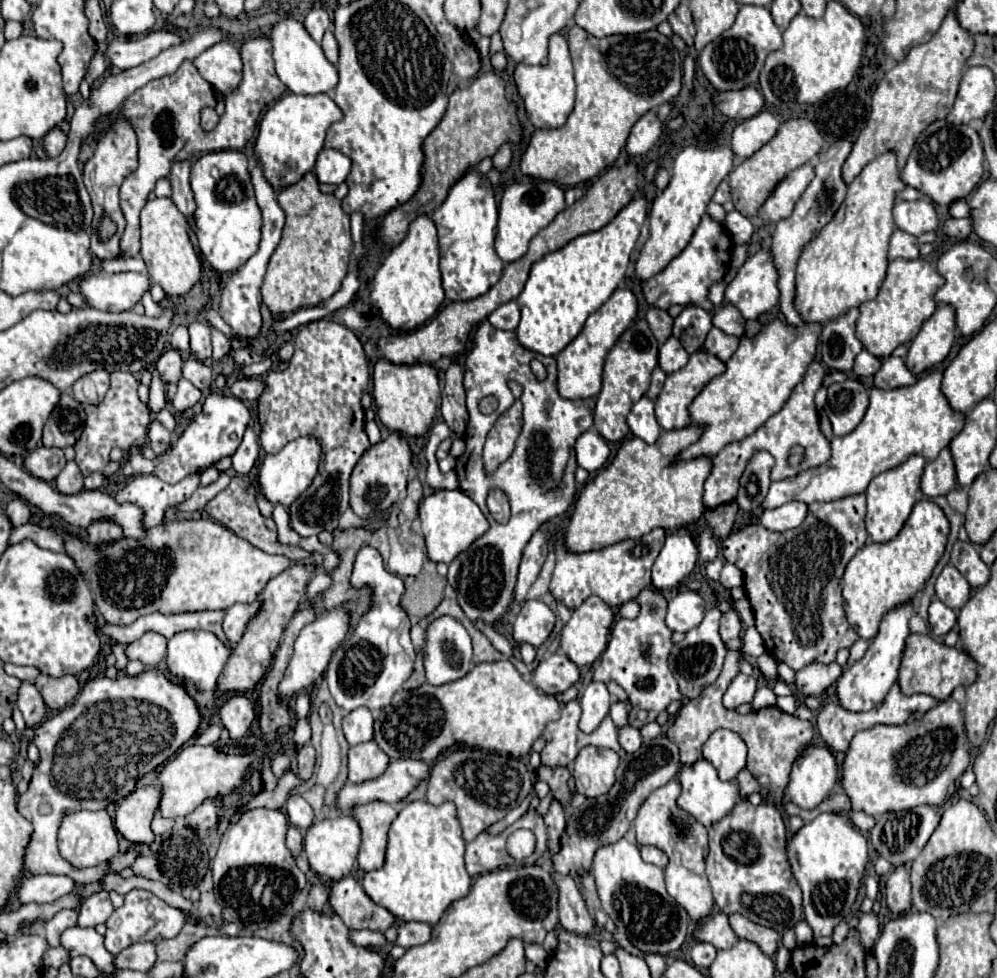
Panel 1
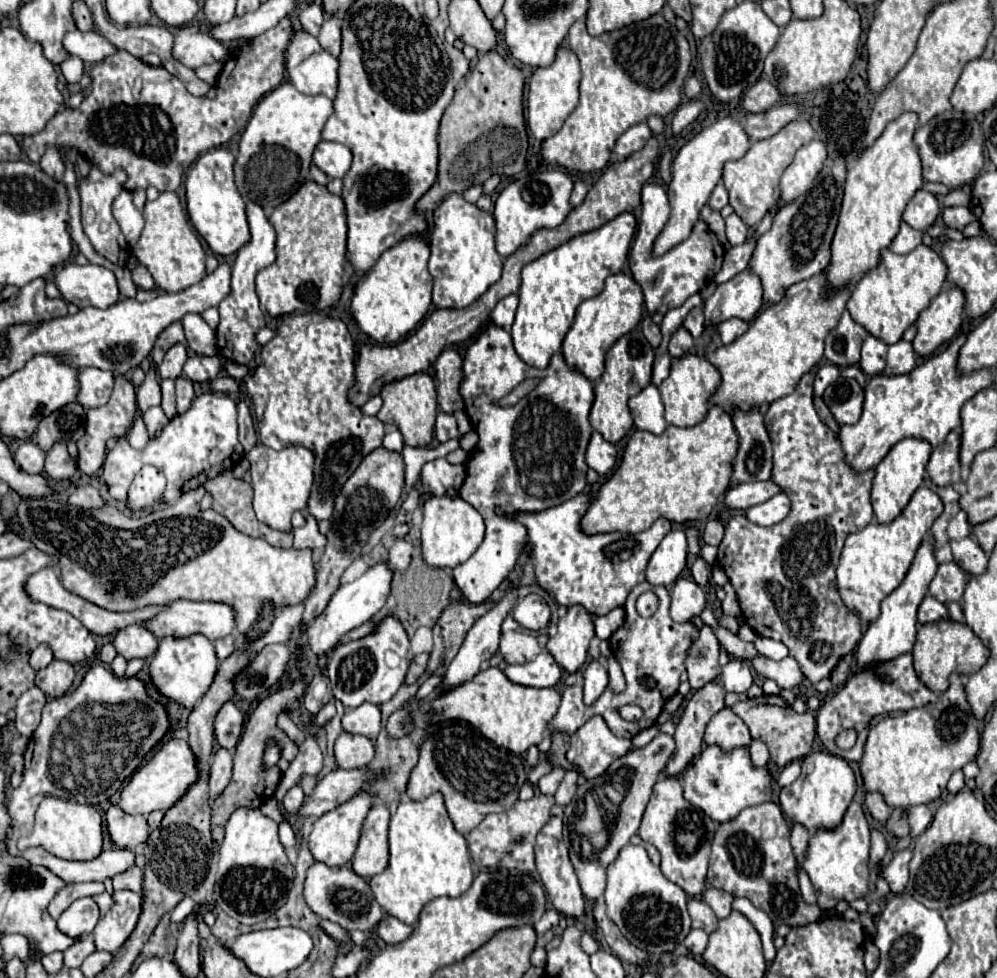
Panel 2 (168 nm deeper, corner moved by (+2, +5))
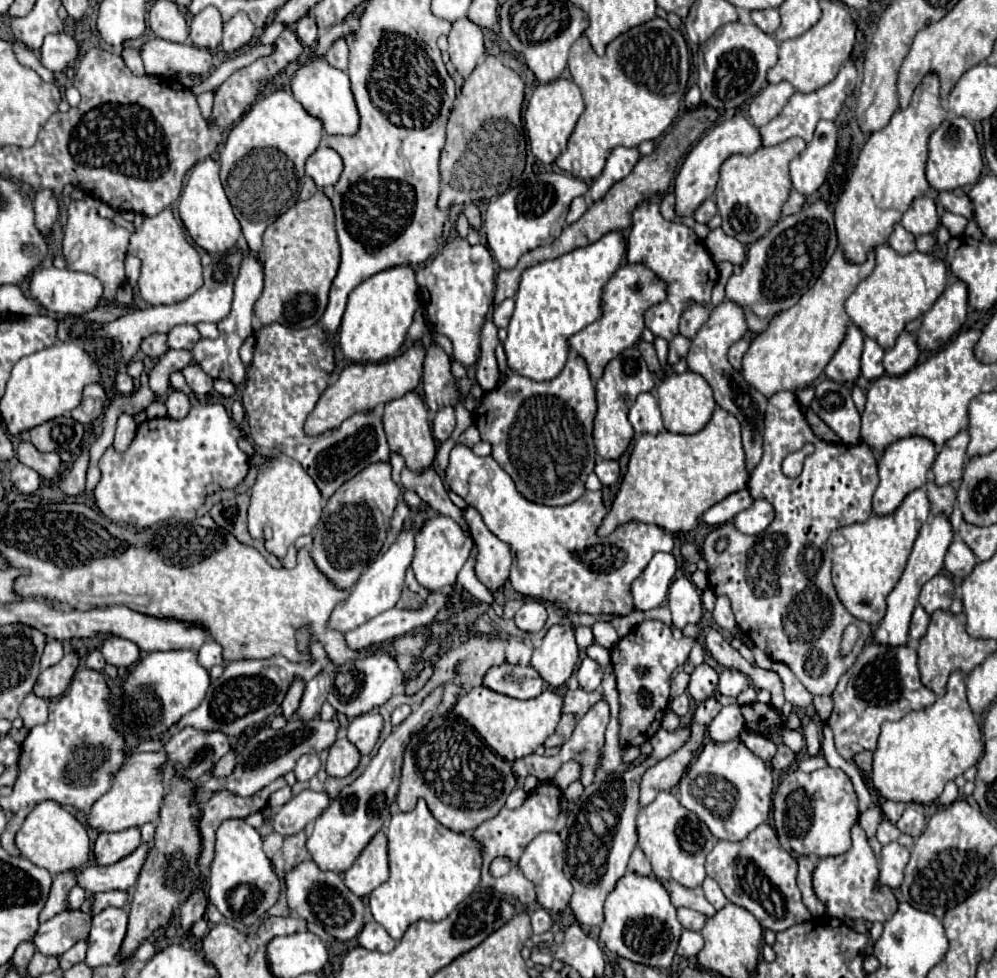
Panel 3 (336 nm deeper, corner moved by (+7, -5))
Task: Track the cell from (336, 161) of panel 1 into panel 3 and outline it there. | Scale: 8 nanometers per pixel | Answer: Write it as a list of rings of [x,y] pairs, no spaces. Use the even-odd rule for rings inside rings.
[[[319,147],[305,165],[305,173],[315,181],[315,185],[327,187],[327,185],[335,185],[339,175],[343,171],[343,161],[339,157],[337,151],[333,151],[331,147]]]

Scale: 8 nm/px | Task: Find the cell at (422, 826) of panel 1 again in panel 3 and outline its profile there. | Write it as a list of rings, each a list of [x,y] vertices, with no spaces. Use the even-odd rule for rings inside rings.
[[[419,799],[417,807],[409,813],[395,813],[387,827],[389,839],[389,879],[369,895],[369,907],[377,923],[381,923],[393,939],[401,939],[407,927],[419,919],[441,921],[445,919],[465,897],[473,893],[481,875],[481,853],[471,833],[453,833],[443,827],[429,811],[427,803]]]

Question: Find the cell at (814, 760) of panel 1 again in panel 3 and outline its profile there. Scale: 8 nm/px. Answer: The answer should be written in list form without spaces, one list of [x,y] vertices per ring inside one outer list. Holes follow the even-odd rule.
[[[823,767],[813,773],[791,771],[775,791],[773,819],[779,841],[797,855],[841,855],[851,847],[849,829],[857,821],[857,795],[851,779],[833,767]]]

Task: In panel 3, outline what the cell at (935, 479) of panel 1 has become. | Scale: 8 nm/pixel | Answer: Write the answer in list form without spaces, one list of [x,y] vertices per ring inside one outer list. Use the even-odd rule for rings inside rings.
[[[961,431],[959,435],[955,435],[953,439],[949,439],[935,463],[933,463],[933,475],[935,475],[935,483],[939,487],[943,485],[949,485],[953,481],[959,481],[961,475],[963,475],[963,463],[965,463],[965,449],[967,449],[967,443],[969,443],[969,433],[967,431]]]

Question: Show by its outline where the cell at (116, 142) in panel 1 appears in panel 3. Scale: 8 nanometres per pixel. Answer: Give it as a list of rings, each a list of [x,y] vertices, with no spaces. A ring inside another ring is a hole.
[[[91,195],[79,201],[71,201],[71,205],[67,207],[63,257],[67,261],[67,269],[95,275],[105,287],[103,299],[113,301],[117,287],[125,283],[125,253],[129,245],[129,233],[123,227],[117,227],[109,219],[101,217],[97,211],[99,205],[101,201],[93,199]]]

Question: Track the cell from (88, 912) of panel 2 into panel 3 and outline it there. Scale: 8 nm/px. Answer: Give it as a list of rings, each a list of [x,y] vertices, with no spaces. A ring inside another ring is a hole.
[[[63,911],[49,919],[47,923],[41,923],[33,943],[39,953],[43,955],[63,955],[67,949],[71,949],[77,941],[85,941],[91,929],[91,915],[83,911]]]

